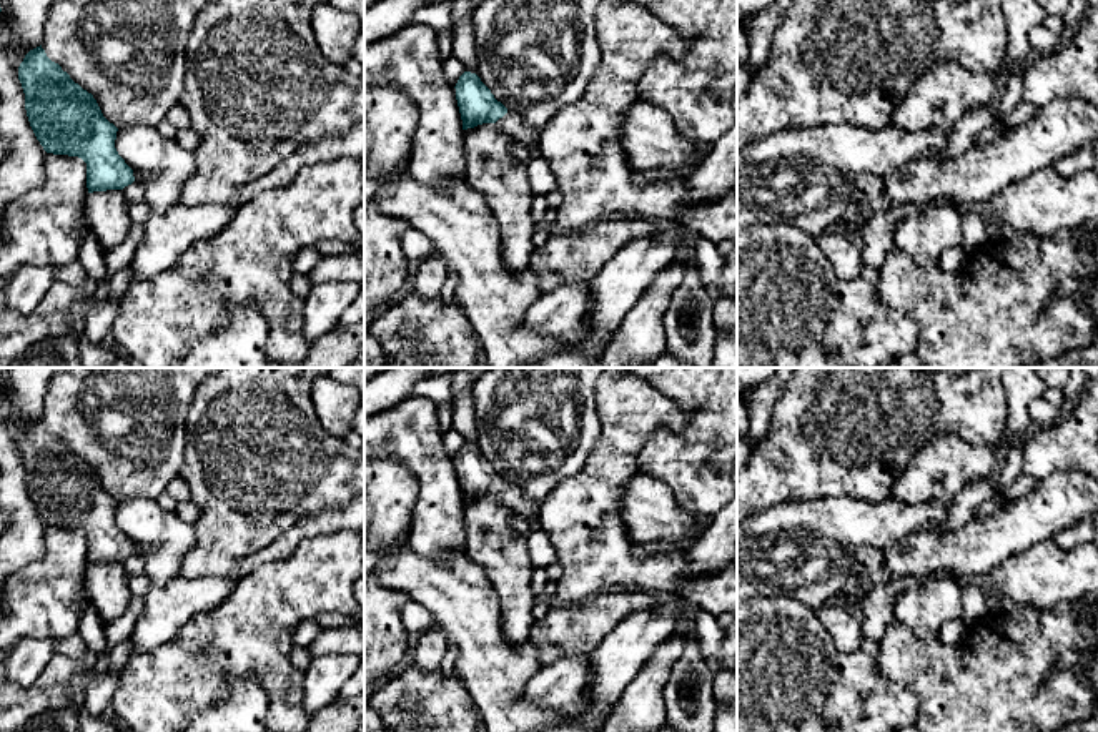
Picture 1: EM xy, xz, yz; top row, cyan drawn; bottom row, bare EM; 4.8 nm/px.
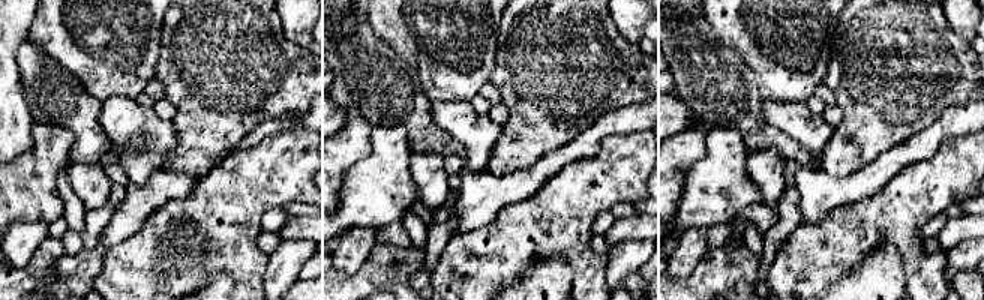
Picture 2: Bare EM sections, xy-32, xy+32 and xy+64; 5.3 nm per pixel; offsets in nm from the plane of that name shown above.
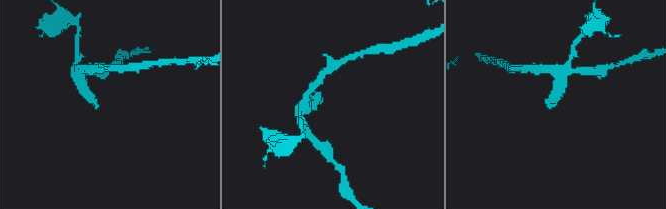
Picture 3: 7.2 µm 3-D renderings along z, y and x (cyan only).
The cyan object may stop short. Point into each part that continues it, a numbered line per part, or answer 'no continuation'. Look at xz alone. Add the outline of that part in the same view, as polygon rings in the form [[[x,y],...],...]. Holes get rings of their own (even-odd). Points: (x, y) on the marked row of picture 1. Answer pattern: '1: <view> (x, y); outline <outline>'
1: xz (513, 123); outline [[[507,110],[507,113],[494,123],[501,131],[512,136],[516,141],[526,145],[531,155],[537,155],[539,135],[532,126],[529,126],[522,115],[514,110]]]

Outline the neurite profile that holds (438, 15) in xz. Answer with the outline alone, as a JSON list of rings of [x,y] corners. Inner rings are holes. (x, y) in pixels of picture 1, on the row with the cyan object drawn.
[[[454,0],[428,3],[414,13],[411,23],[429,25],[438,35],[449,35],[453,30],[453,2]]]

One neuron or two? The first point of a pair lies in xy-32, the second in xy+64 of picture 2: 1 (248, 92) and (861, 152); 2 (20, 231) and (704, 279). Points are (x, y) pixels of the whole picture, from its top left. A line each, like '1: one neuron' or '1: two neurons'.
1: one neuron
2: two neurons

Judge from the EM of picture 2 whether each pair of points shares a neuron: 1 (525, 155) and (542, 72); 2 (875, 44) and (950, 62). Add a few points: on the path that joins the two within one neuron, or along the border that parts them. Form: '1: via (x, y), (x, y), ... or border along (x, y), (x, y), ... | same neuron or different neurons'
1: via (528, 134), (542, 119), (542, 93) | same neuron
2: via (893, 54), (900, 62), (932, 62) | same neuron

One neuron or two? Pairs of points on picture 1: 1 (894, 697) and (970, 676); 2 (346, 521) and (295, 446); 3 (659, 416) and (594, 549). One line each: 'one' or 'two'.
1: two
2: two
3: one

